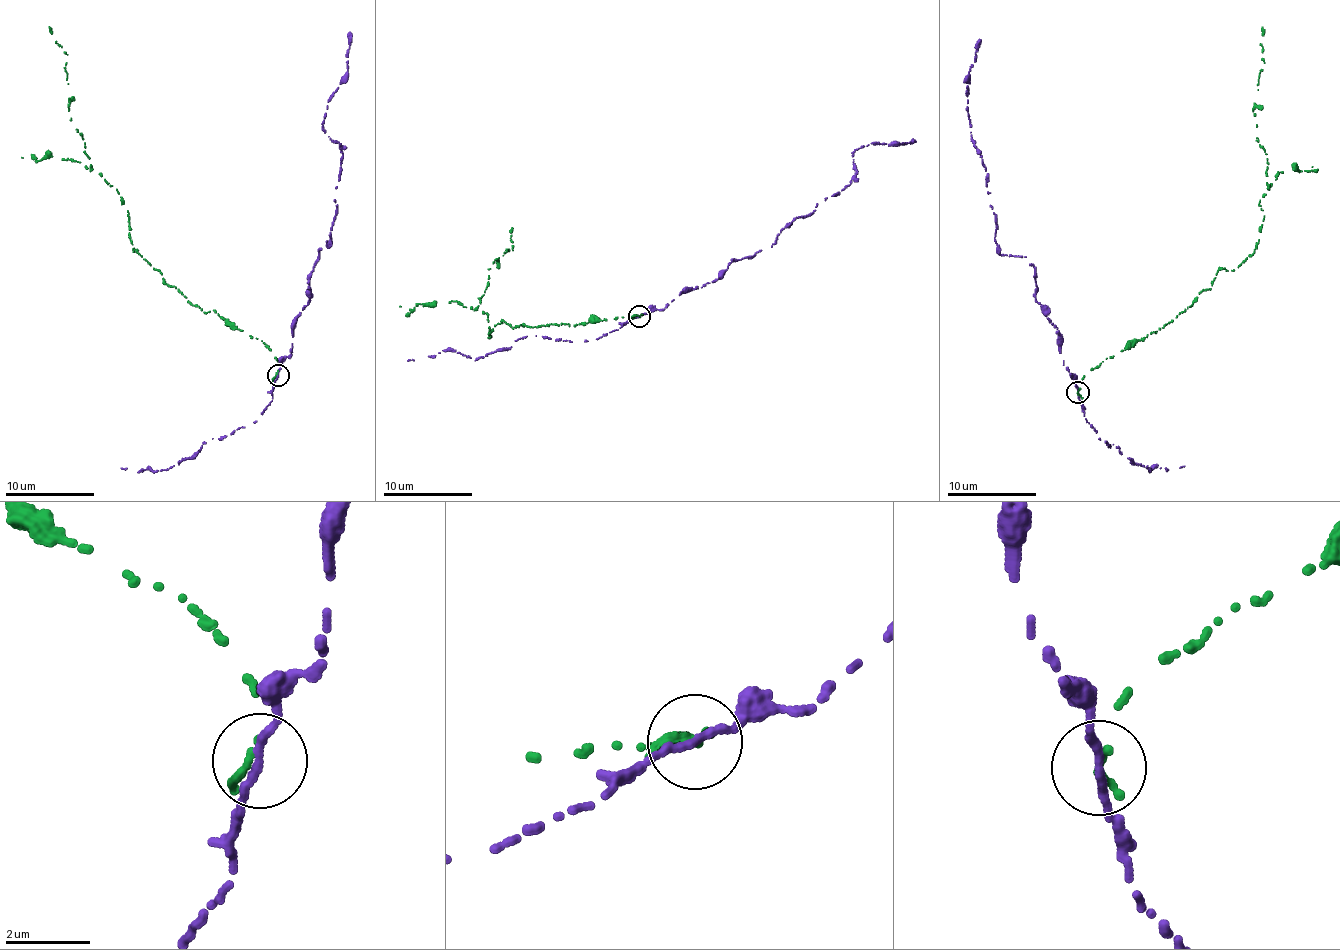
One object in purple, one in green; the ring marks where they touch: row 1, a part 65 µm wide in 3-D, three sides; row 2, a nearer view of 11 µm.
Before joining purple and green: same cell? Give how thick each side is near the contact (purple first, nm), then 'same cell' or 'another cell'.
180/220 nm | another cell

